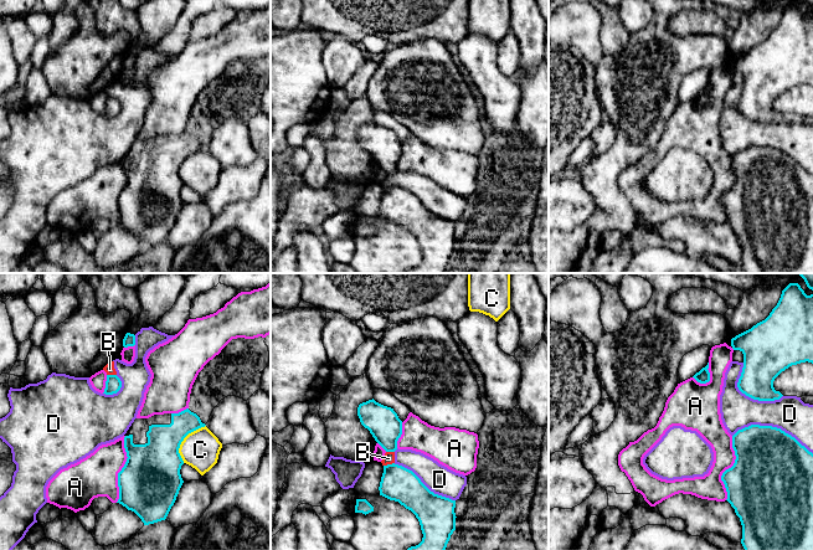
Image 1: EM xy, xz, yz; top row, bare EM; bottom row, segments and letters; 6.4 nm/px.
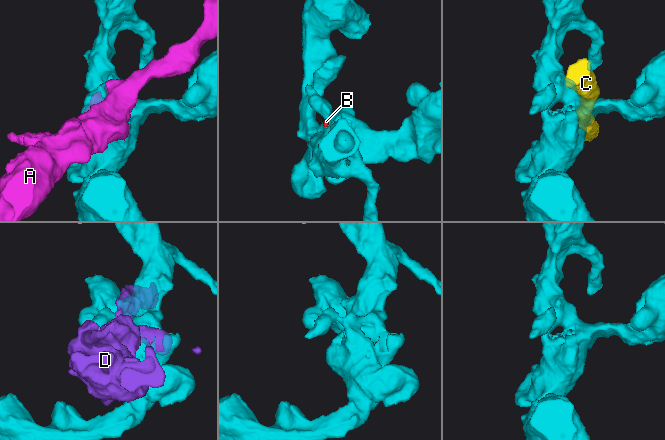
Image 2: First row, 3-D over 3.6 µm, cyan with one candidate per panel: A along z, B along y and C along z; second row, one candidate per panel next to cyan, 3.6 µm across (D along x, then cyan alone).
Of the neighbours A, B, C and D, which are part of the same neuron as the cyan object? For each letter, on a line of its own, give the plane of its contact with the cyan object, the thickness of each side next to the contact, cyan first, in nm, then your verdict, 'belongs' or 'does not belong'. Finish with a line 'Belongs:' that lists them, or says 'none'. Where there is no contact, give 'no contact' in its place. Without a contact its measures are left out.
A: contact in xy; calibres 400 and 280 nm; does not belong
B: contact in xz; calibres 220 and 70 nm; does not belong
C: contact in xy; calibres 320 and 240 nm; does not belong
D: contact in yz; calibres 460 and 240 nm; does not belong
Belongs: none

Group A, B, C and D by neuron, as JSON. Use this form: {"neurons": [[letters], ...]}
{"neurons": [["A"], ["B", "D"], ["C"]]}

